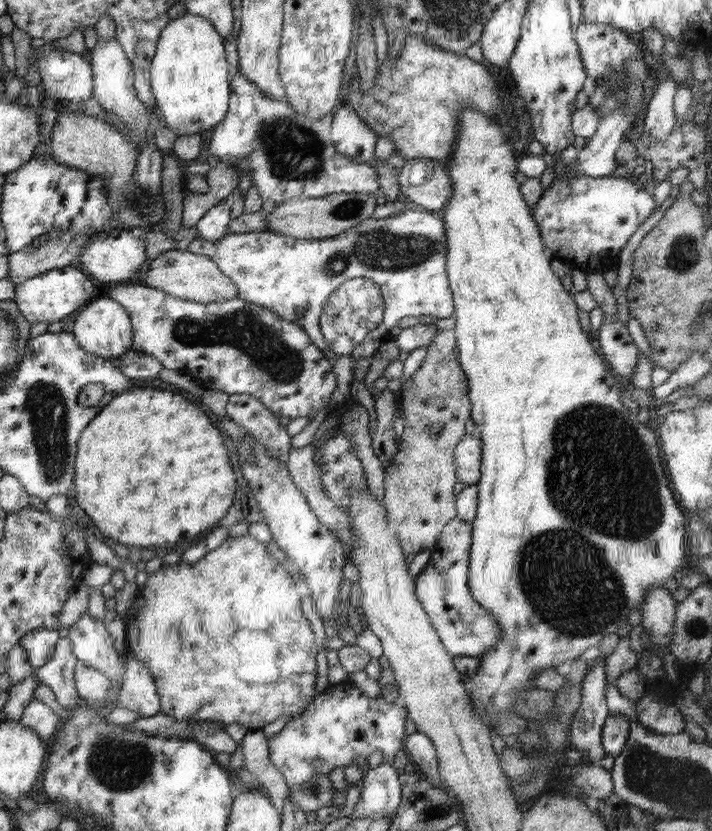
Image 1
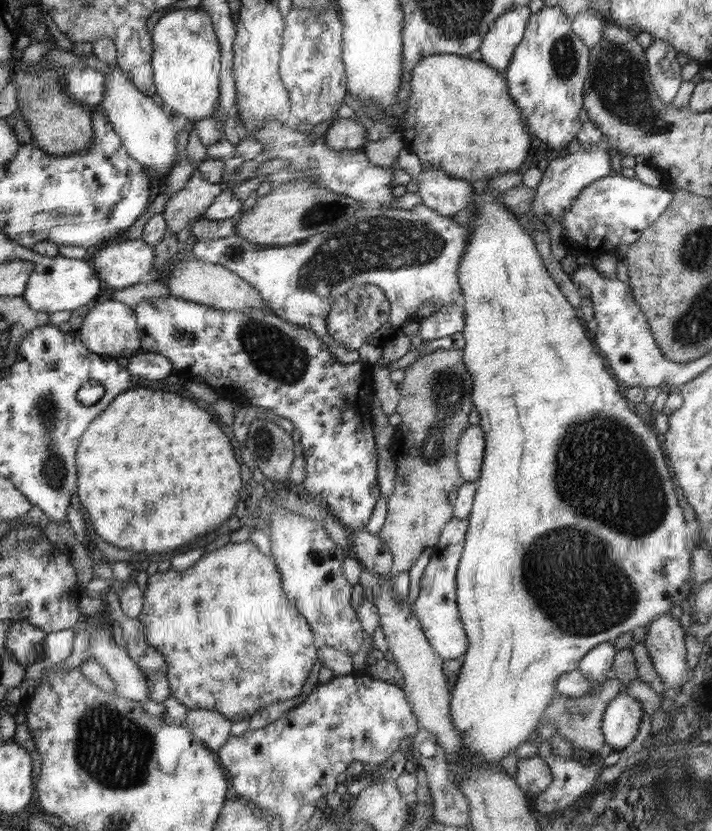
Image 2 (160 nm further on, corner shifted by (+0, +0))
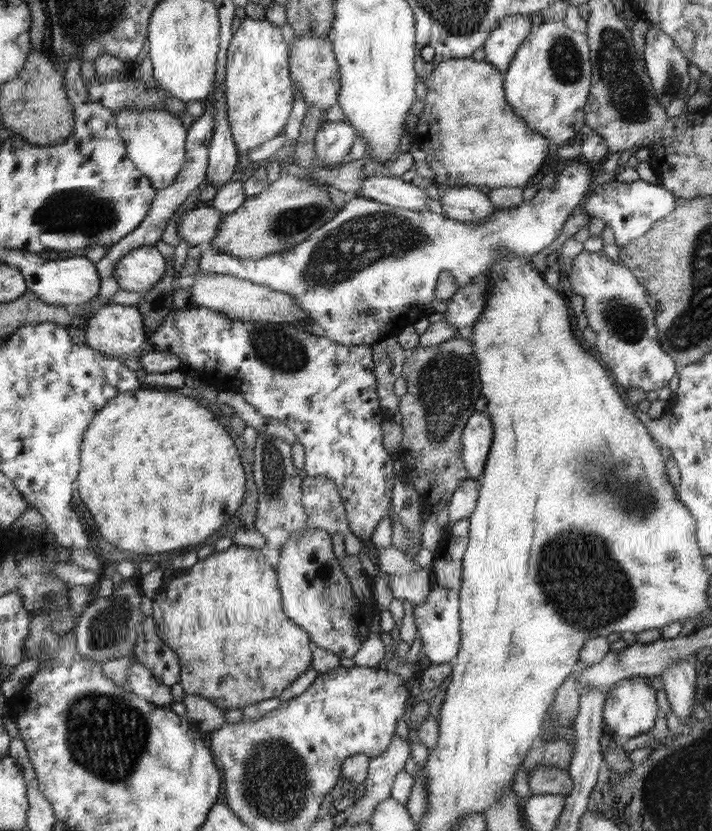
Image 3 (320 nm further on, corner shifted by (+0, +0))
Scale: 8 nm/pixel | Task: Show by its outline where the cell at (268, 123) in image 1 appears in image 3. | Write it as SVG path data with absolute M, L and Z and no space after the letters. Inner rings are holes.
M363 167L363 184L357 190L356 197L376 199L394 208L417 210L422 212L428 209L428 193L422 186L414 186L410 182L400 180L395 176L374 176L366 174Z

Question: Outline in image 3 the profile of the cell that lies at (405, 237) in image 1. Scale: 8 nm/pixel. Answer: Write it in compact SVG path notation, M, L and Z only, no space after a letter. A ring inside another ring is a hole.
M572 160L558 175L554 188L541 188L532 200L524 201L513 209L497 211L487 220L474 224L458 222L430 209L417 212L394 208L376 199L349 197L331 221L315 230L308 240L298 243L289 251L269 254L258 260L242 260L224 254L208 243L200 247L199 270L229 274L260 286L270 287L270 290L290 293L307 314L304 319L305 330L310 331L310 334L332 339L340 346L372 345L411 326L428 308L435 309L436 316L445 312L446 302L439 300L435 295L440 275L452 275L459 288L465 287L472 281L483 278L491 270L495 258L499 258L505 252L532 257L533 254L546 249L560 236L566 219L588 190L590 180L592 167L583 160Z

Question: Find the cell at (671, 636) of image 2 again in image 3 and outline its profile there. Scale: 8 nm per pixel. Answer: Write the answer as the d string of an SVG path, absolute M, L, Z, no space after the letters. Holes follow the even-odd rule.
M681 660L669 666L660 677L672 712L680 720L687 720L692 716L696 705L696 665L689 663L688 660Z

